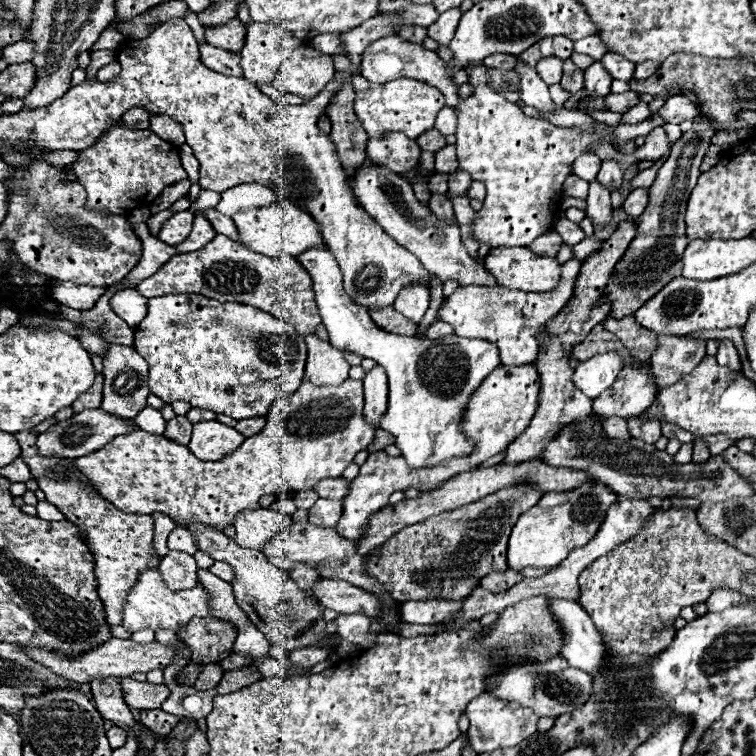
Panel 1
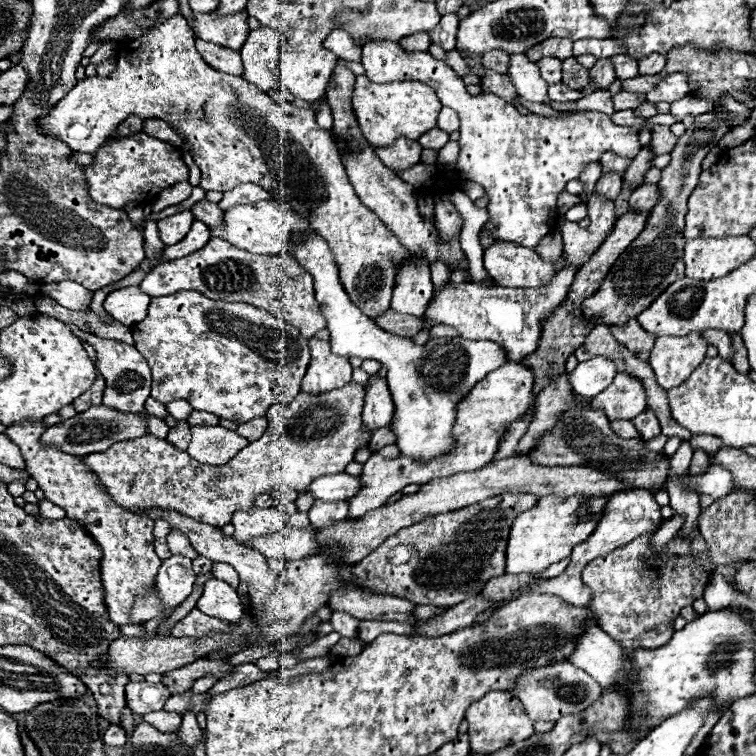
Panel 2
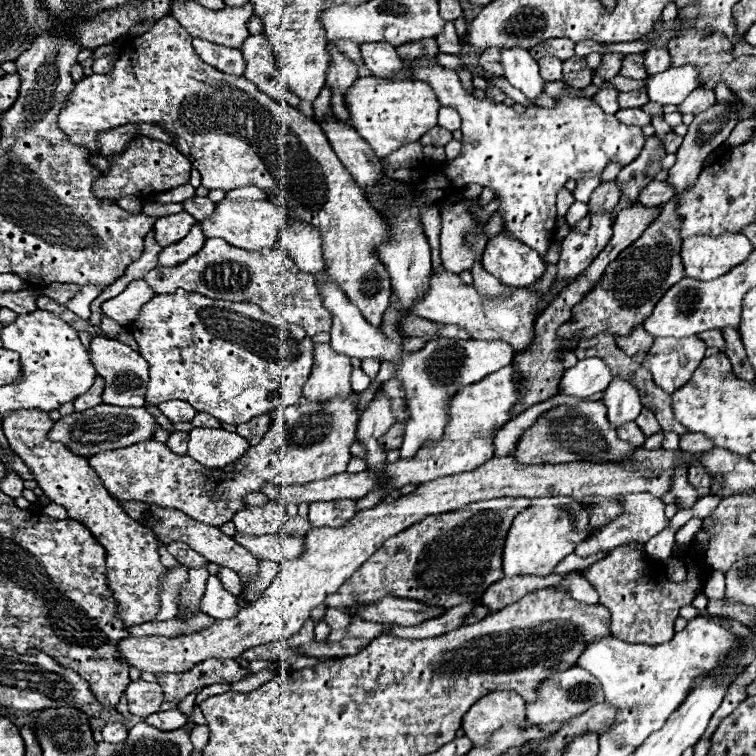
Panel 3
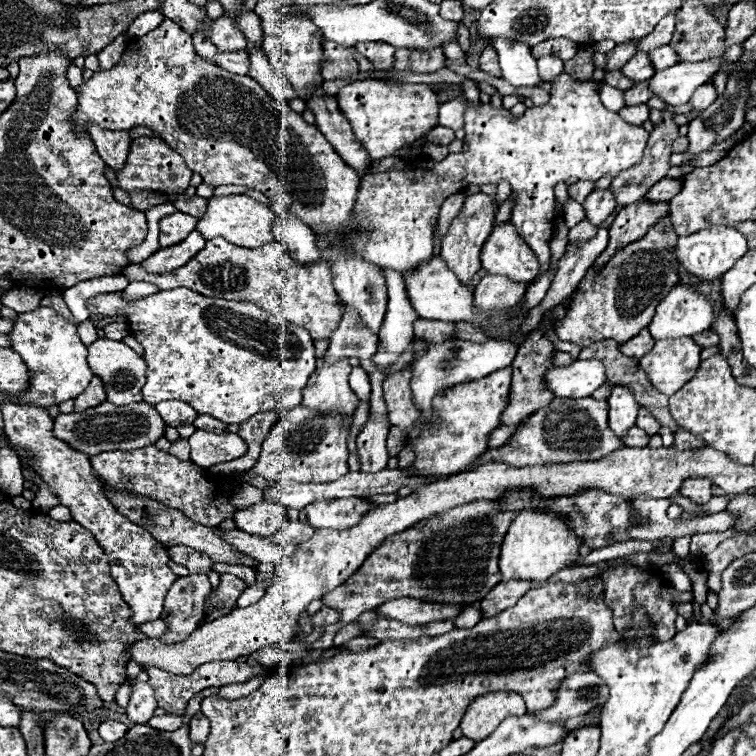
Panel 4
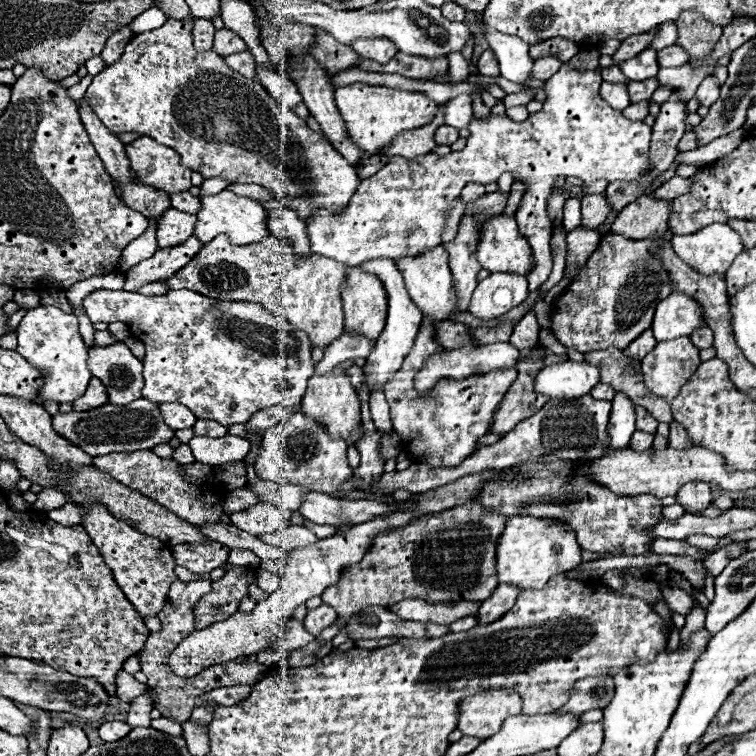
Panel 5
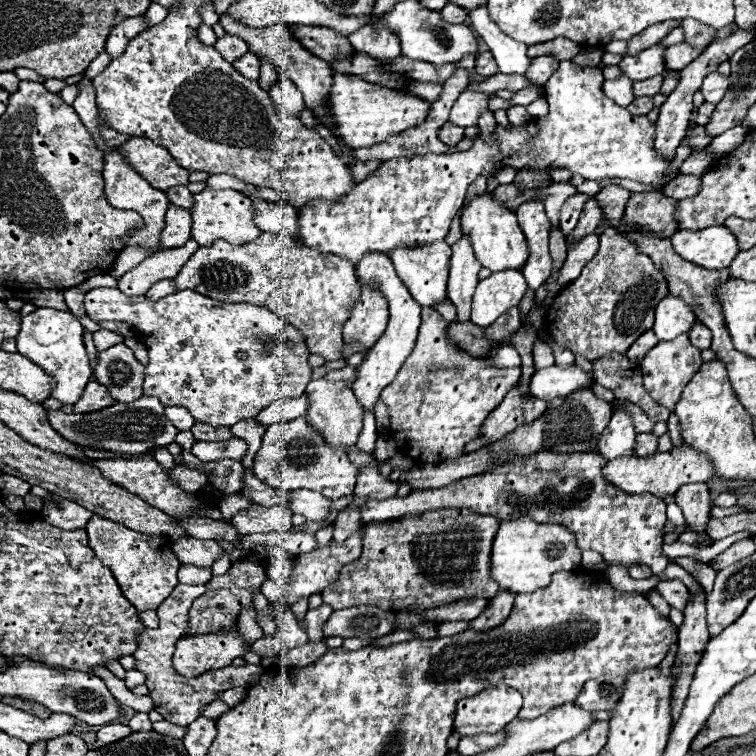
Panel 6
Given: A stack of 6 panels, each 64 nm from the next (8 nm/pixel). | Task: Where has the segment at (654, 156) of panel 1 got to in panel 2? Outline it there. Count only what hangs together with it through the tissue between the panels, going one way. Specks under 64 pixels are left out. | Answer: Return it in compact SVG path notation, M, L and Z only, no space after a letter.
M656 124L652 128L652 142L650 142L650 148L656 152L656 154L668 154L674 150L678 138L670 132L668 126L662 126L662 124Z

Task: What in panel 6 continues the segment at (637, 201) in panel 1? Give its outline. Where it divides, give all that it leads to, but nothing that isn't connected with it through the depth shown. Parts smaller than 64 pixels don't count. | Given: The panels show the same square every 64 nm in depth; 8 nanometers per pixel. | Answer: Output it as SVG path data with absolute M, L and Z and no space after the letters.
M678 176L676 180L672 180L662 192L670 198L690 198L692 194L696 194L696 190L700 190L700 178L698 176Z

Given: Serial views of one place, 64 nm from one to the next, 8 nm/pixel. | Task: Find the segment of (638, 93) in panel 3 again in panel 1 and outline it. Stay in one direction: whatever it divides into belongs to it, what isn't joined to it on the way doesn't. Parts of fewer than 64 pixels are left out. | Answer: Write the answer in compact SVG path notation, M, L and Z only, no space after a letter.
M634 92L608 94L604 102L610 112L628 112L632 106L636 106L640 102L640 94L634 94Z

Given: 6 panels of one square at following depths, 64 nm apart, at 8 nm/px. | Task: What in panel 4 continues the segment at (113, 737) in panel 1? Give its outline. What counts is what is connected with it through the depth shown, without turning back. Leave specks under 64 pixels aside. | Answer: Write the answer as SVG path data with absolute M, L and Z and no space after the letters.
M108 720L108 722L100 724L98 732L104 738L104 742L116 742L116 740L124 738L124 734L128 732L128 726L122 722L116 722L116 720Z

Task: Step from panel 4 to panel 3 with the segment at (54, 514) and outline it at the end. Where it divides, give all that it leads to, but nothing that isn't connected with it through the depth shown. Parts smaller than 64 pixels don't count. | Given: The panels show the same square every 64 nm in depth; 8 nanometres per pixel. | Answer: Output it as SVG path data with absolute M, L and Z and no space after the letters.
M48 504L48 506L44 506L42 512L44 512L46 516L50 516L50 518L54 518L54 520L66 520L66 518L68 518L64 506L60 506L60 504Z

